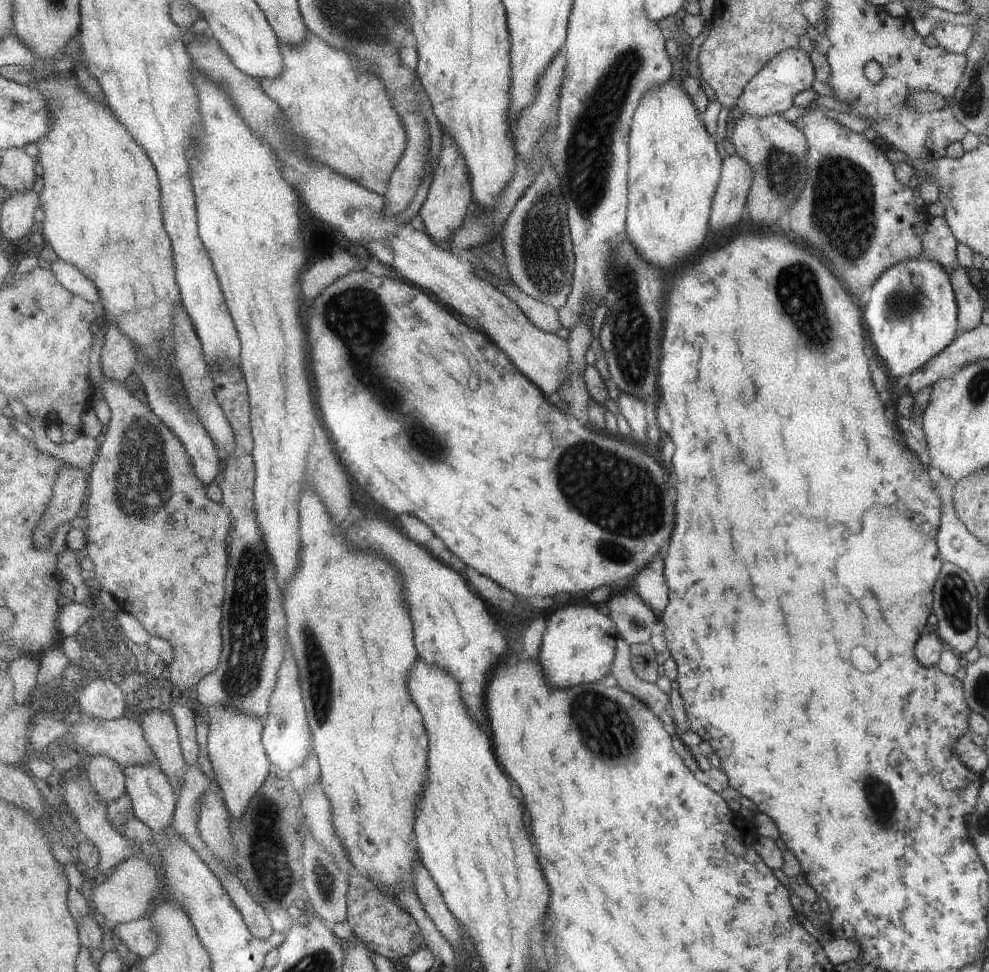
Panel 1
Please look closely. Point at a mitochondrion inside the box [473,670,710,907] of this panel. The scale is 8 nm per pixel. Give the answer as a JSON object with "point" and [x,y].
{"point":[606,721]}

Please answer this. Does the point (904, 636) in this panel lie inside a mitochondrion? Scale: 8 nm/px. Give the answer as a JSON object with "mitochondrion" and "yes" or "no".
{"mitochondrion":"no"}

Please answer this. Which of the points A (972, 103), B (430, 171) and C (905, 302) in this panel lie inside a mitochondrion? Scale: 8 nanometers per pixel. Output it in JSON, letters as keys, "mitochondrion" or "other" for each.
{"A":"mitochondrion","B":"other","C":"mitochondrion"}

